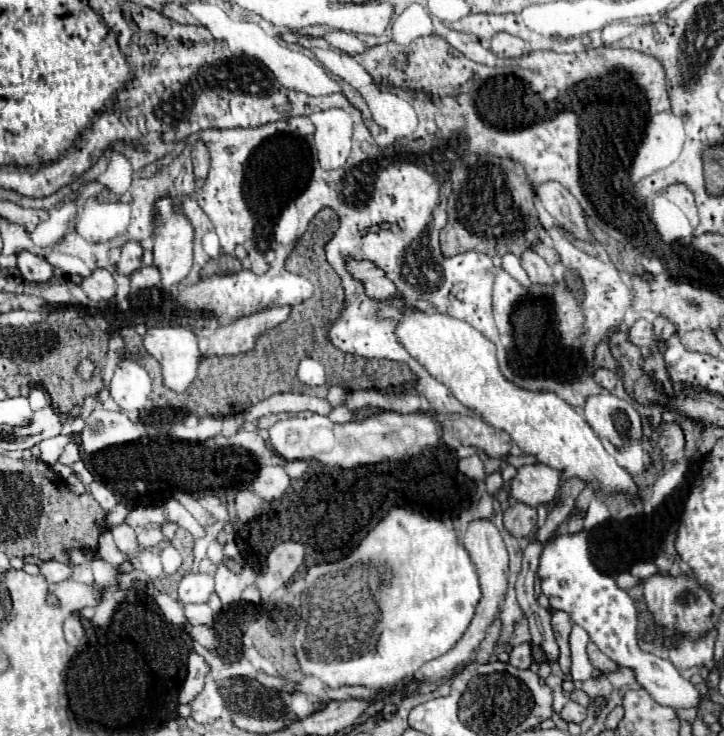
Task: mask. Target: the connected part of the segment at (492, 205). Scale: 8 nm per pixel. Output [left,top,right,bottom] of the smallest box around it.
[440,157,540,257]

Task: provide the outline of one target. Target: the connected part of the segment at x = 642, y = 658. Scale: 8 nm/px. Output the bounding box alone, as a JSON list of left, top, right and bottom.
[538,531,702,709]

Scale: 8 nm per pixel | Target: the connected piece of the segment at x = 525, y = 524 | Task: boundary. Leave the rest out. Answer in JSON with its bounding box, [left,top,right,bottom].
[504,503,536,537]

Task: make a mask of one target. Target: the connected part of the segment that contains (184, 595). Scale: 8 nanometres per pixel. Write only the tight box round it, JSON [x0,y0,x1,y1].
[178,573,214,611]

